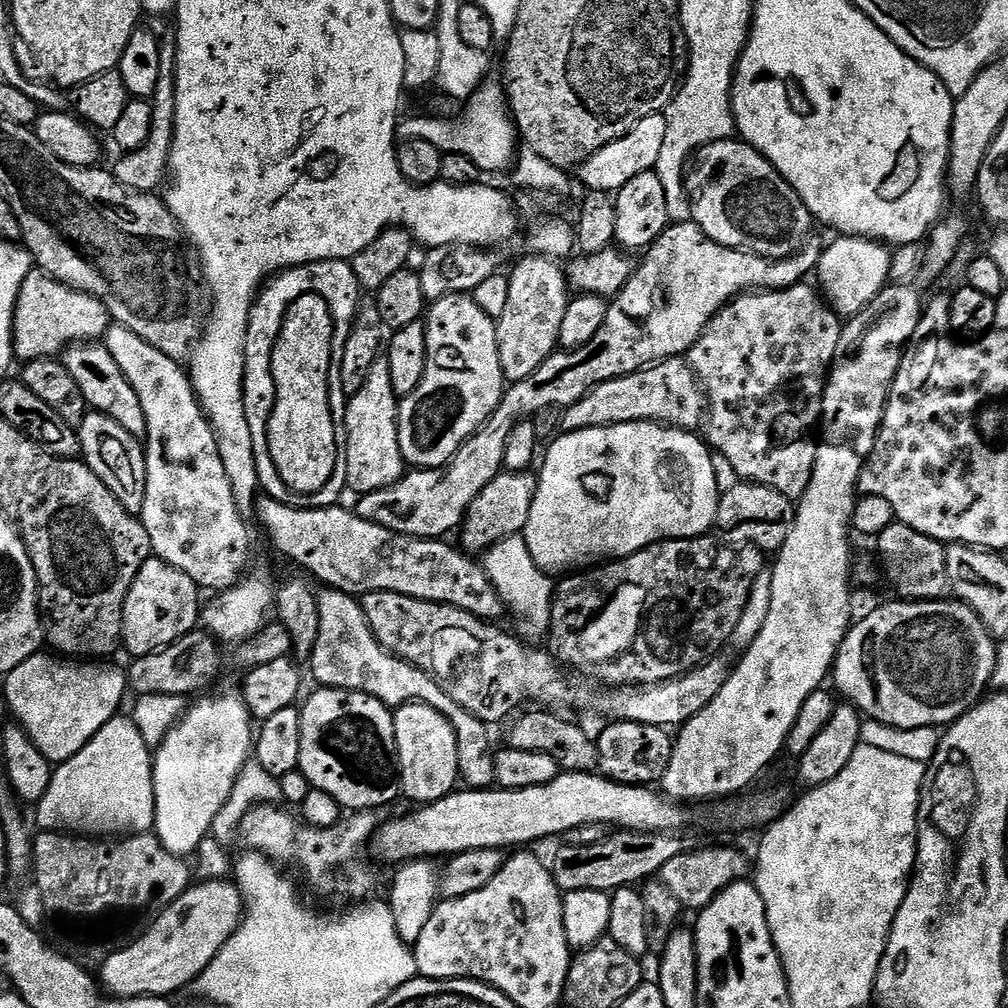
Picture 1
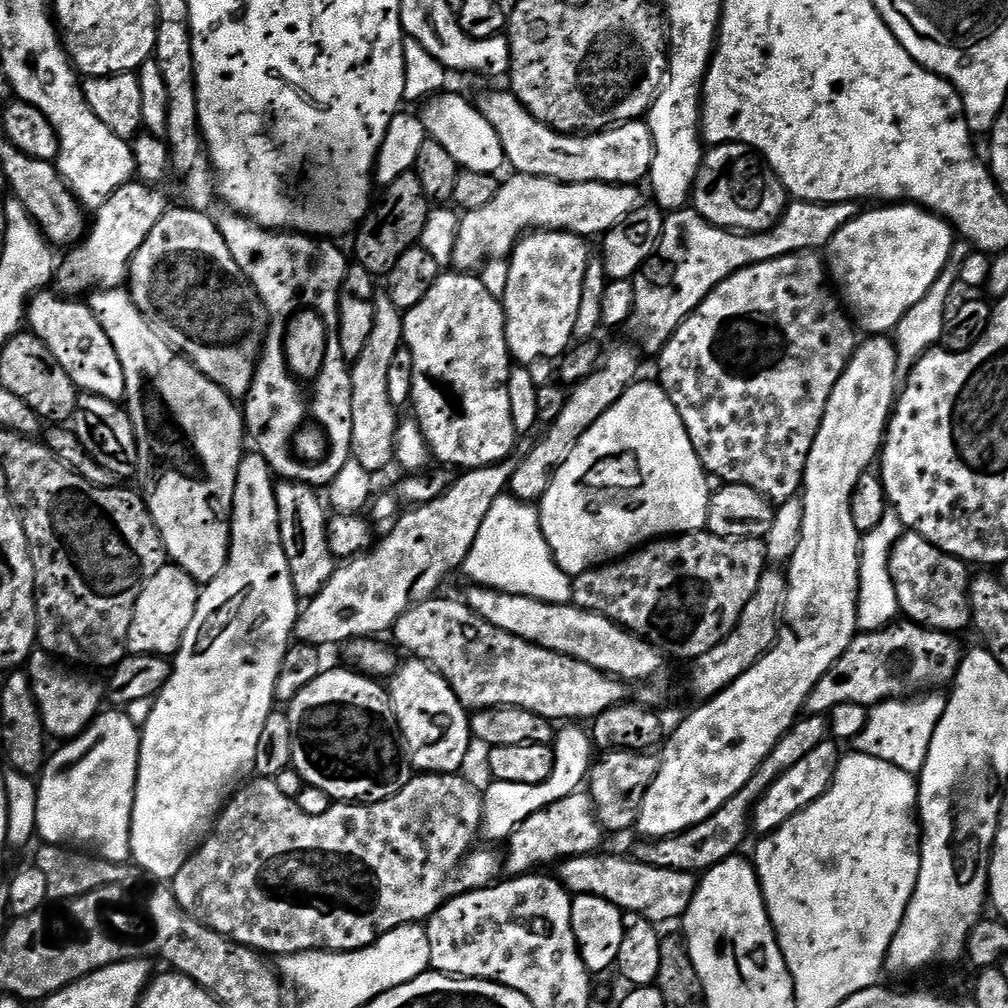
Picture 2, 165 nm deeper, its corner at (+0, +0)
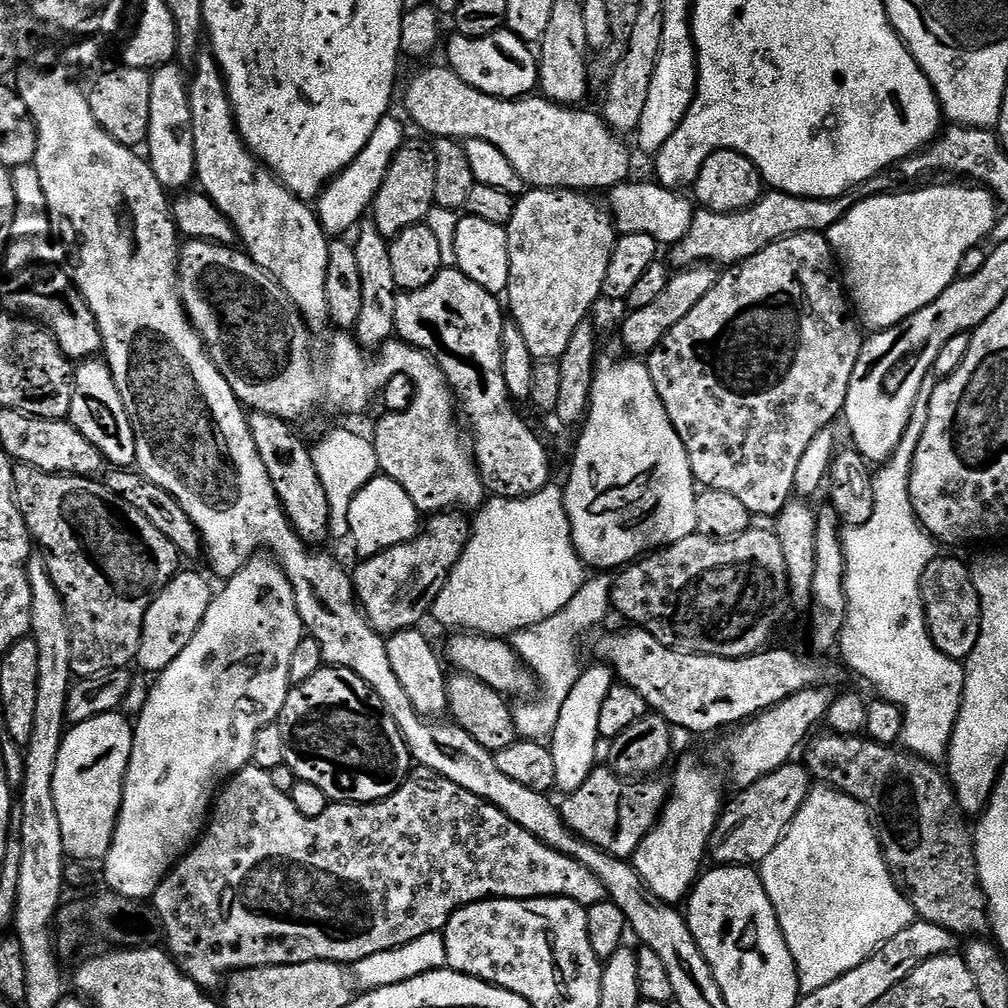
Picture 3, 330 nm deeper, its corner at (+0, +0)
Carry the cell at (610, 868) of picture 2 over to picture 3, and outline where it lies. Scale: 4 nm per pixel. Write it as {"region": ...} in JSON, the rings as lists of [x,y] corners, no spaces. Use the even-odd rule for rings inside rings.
{"region":[[[249,766],[241,768],[231,780],[219,789],[206,824],[206,831],[200,839],[184,853],[176,867],[164,877],[164,881],[156,887],[156,893],[150,897],[154,915],[160,921],[163,939],[167,951],[173,960],[193,982],[202,989],[219,989],[226,977],[233,972],[241,972],[247,968],[265,968],[266,966],[282,966],[283,964],[301,964],[315,960],[332,960],[336,964],[355,966],[362,958],[370,958],[370,954],[382,954],[382,950],[394,950],[406,942],[414,942],[414,938],[422,938],[422,934],[431,932],[443,933],[448,919],[468,904],[476,904],[479,900],[499,898],[501,900],[543,900],[549,896],[561,896],[573,900],[575,904],[591,906],[606,900],[602,882],[582,862],[546,846],[534,834],[522,830],[518,822],[514,822],[505,812],[498,810],[481,796],[470,794],[462,786],[450,782],[445,776],[427,770],[419,773],[420,780],[405,780],[397,792],[384,800],[373,804],[337,804],[329,803],[318,818],[306,818],[306,814],[298,814],[298,806],[294,806],[291,795],[274,787],[272,773],[264,768]]]}

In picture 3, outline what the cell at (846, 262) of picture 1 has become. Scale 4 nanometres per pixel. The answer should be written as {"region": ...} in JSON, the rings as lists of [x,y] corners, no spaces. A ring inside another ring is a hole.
{"region":[[[960,182],[921,186],[915,190],[898,192],[890,196],[871,196],[868,200],[860,200],[858,206],[854,206],[854,210],[850,210],[850,214],[846,214],[841,220],[834,222],[834,226],[830,226],[826,233],[828,244],[832,247],[832,255],[838,258],[839,267],[842,269],[842,280],[846,285],[846,295],[859,323],[868,330],[893,328],[895,324],[904,323],[915,312],[922,310],[927,304],[940,297],[949,288],[953,280],[960,276],[962,258],[966,255],[966,250],[981,247],[985,243],[983,240],[991,234],[992,227],[996,224],[996,208],[998,209],[998,201],[987,188],[965,186]]]}

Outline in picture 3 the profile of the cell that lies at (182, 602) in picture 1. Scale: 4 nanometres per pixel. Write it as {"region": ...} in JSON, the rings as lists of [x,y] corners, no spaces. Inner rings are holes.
{"region":[[[181,570],[175,578],[165,586],[154,598],[150,610],[146,610],[146,618],[142,626],[142,642],[135,658],[137,665],[141,664],[151,674],[159,674],[190,646],[190,638],[202,626],[202,618],[206,618],[206,610],[214,595],[212,589],[196,572]]]}

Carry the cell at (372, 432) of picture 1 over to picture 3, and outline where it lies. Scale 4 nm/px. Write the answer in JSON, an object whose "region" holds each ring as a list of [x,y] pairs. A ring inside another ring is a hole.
{"region":[[[371,222],[361,223],[355,236],[356,240],[354,239],[352,249],[354,255],[358,257],[358,271],[362,277],[362,315],[356,323],[354,337],[361,348],[376,350],[396,336],[398,289],[394,282],[394,273],[390,262],[390,250],[388,249],[390,242]]]}

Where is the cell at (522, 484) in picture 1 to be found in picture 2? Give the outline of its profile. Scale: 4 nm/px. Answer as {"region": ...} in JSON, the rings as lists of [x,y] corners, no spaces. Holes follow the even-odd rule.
{"region":[[[631,343],[628,344],[616,344],[609,352],[607,349],[597,364],[596,371],[568,392],[568,401],[566,406],[562,406],[562,414],[558,414],[554,424],[547,425],[545,432],[548,433],[540,441],[537,439],[530,454],[523,456],[517,463],[510,485],[511,495],[520,500],[539,502],[546,494],[556,469],[564,465],[570,450],[578,446],[582,434],[586,434],[586,430],[590,430],[590,426],[594,426],[594,422],[598,422],[598,418],[602,418],[602,414],[606,414],[606,410],[610,410],[610,406],[618,402],[618,398],[622,398],[627,388],[637,383],[641,353]]]}

